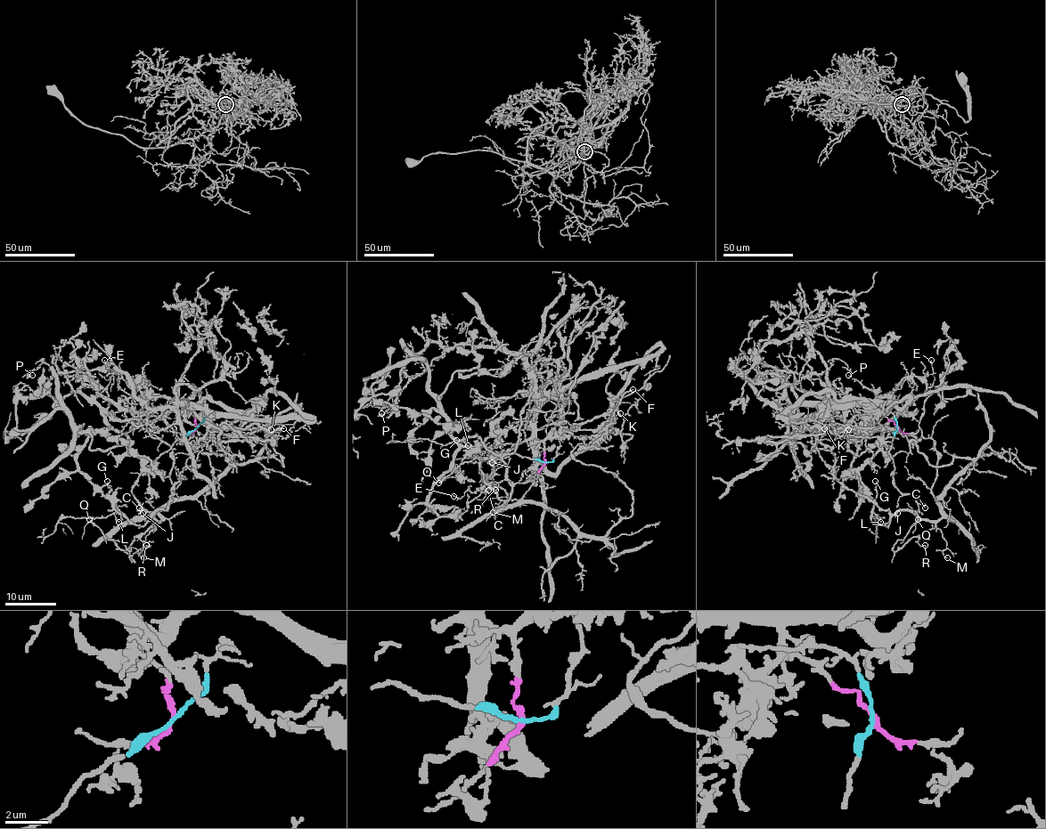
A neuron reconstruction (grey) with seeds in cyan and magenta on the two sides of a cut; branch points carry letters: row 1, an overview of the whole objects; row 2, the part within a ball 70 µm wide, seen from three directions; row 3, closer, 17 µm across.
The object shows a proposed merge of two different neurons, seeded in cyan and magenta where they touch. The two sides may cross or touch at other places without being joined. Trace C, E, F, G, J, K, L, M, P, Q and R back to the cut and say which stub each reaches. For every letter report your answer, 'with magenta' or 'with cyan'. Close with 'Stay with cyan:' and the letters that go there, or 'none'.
C: with cyan
E: with magenta
F: with magenta
G: with cyan
J: with cyan
K: with magenta
L: with cyan
M: with cyan
P: with magenta
Q: with cyan
R: with cyan
Stay with cyan: C, G, J, L, M, Q, R

